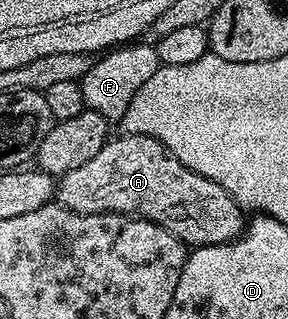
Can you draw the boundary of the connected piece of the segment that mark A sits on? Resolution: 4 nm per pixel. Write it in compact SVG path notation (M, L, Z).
M124 133L109 139L94 159L59 178L54 197L79 213L127 213L161 225L189 247L234 241L246 228L246 217L227 191L182 163L158 139Z

